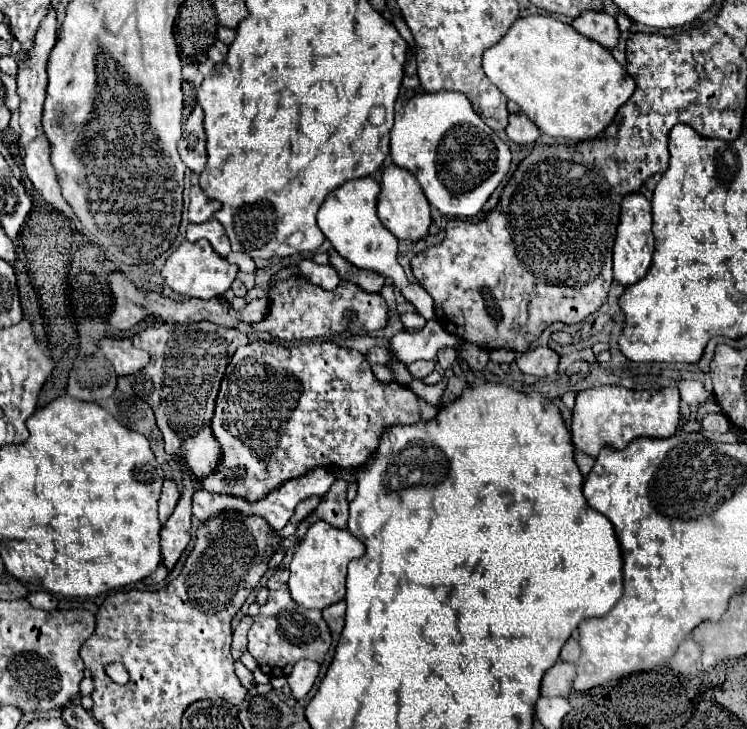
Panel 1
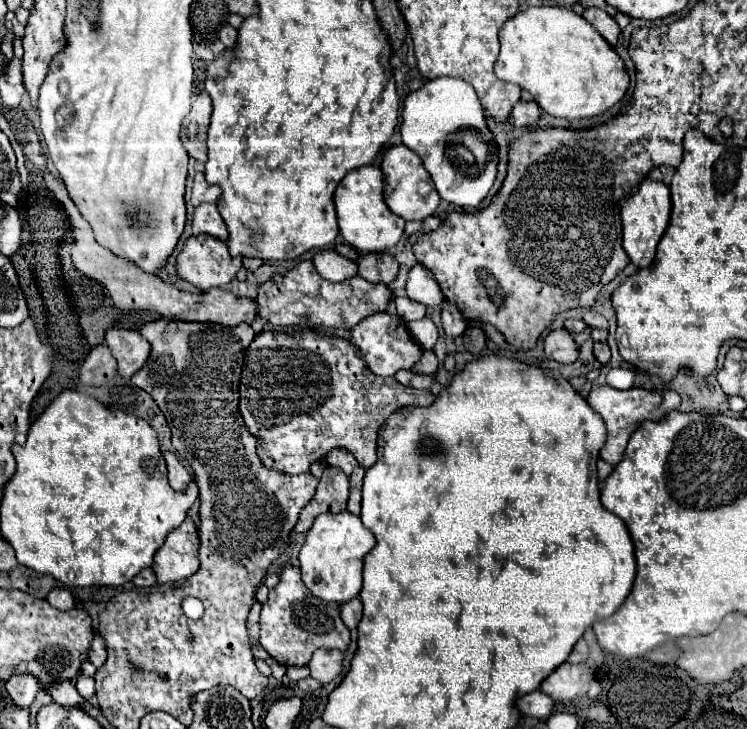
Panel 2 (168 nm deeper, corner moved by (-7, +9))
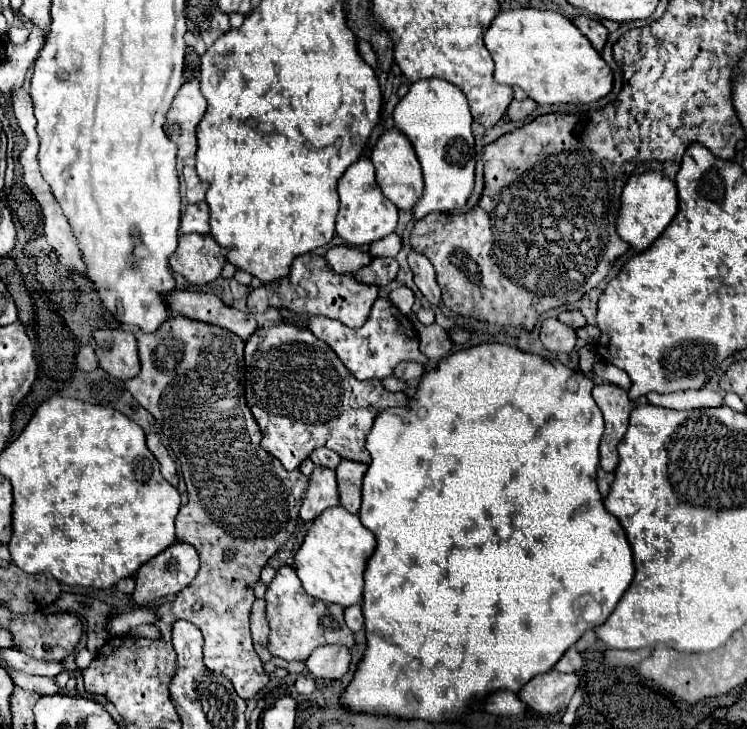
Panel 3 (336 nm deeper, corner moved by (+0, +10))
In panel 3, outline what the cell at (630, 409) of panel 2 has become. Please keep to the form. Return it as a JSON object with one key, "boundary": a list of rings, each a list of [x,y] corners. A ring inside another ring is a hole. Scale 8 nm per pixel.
{"boundary":[[[611,383],[595,385],[593,399],[605,417],[605,433],[599,445],[599,465],[605,471],[615,471],[619,463],[617,445],[629,427],[629,413],[633,411],[635,403],[627,397],[627,391]]]}

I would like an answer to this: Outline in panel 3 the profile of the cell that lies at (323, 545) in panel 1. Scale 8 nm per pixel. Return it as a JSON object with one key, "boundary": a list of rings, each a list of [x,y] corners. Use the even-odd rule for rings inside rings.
{"boundary":[[[341,505],[325,509],[311,525],[301,549],[295,555],[295,571],[303,589],[325,603],[337,603],[341,607],[361,605],[363,601],[363,571],[369,557],[377,547],[375,535],[365,529],[359,515],[349,513]]]}

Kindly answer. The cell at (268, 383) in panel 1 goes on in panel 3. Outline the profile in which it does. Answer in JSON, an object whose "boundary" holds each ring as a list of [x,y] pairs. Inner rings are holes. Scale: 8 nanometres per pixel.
{"boundary":[[[291,323],[257,329],[245,345],[245,365],[245,397],[263,433],[261,447],[267,449],[273,457],[277,457],[289,471],[297,469],[299,463],[305,461],[317,447],[327,447],[343,459],[369,463],[371,455],[365,449],[365,435],[369,433],[373,419],[381,411],[407,405],[409,401],[405,393],[389,393],[377,379],[357,381],[325,341],[317,339],[307,329],[301,329]]]}

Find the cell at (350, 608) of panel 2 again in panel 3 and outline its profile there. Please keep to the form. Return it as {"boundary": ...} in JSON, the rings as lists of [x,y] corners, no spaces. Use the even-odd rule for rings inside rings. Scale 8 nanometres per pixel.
{"boundary":[[[359,607],[359,609],[351,609],[351,611],[345,611],[345,621],[347,621],[347,627],[349,627],[353,633],[357,633],[357,631],[365,625],[361,607]]]}

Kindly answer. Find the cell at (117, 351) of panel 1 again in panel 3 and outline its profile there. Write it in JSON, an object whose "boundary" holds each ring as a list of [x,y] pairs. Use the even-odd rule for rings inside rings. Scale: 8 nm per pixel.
{"boundary":[[[107,329],[95,331],[93,339],[93,349],[103,371],[123,381],[139,373],[137,341],[133,333],[123,329]]]}

